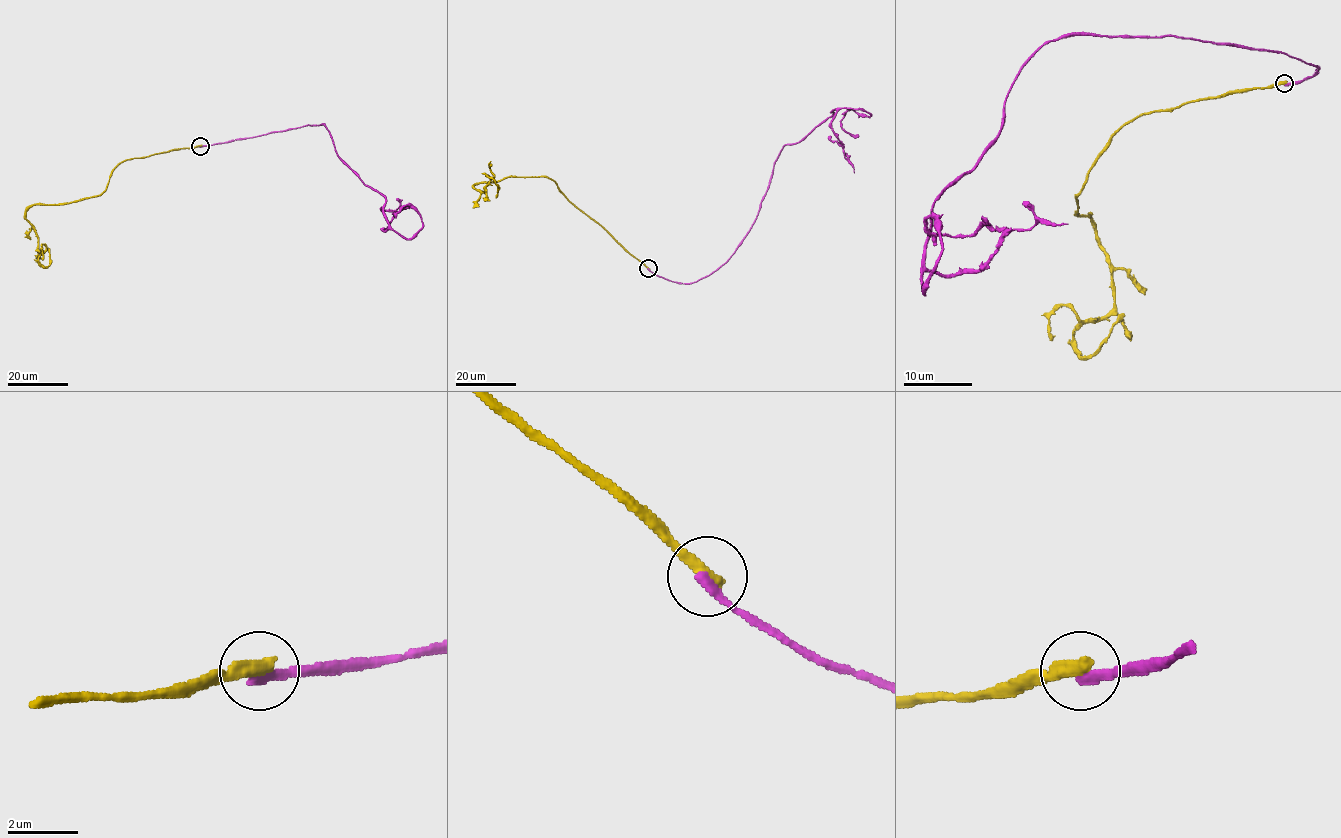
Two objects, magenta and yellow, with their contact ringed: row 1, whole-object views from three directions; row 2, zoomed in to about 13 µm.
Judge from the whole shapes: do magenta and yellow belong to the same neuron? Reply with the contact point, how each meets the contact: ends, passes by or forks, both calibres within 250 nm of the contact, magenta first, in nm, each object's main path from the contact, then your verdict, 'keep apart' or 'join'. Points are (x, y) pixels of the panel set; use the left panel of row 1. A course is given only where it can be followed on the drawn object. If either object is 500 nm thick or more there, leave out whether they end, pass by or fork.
at (200, 146); magenta ends there; yellow ends there; 300 nm thick on the magenta side, 440 nm on the other; magenta runs (200, 146), (324, 125), (406, 238), (421, 216), (409, 205), (393, 213), (410, 205); yellow runs (200, 146), (127, 159), (98, 195), (33, 204), (26, 219), (44, 266), (49, 264), (48, 247); keep apart

